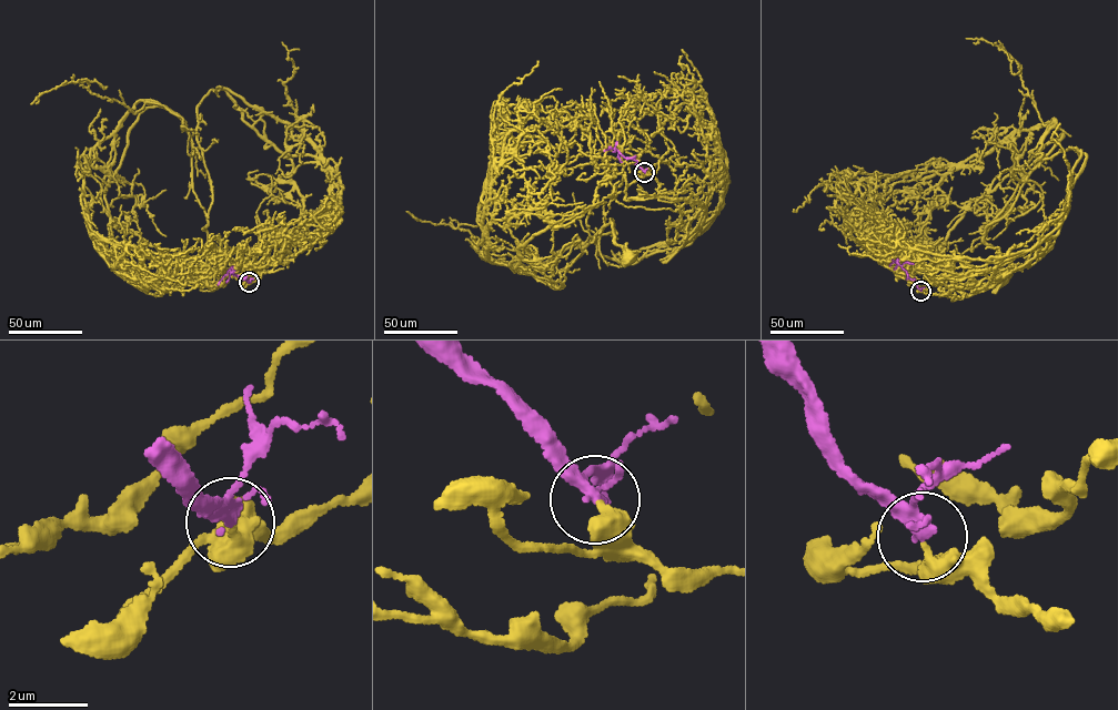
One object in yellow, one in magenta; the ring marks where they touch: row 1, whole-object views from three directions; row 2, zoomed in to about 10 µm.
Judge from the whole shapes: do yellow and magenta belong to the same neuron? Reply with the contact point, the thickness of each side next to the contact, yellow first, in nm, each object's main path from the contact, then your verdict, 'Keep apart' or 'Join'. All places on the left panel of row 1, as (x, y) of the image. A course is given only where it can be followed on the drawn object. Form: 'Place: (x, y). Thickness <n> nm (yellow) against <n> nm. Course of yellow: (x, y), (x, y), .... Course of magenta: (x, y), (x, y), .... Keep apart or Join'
Place: (249, 282). Thickness 400 nm (yellow) against 240 nm. Course of yellow: (249, 282), (294, 234), (303, 198), (291, 160), (222, 89), (197, 109), (213, 194), (208, 253). Course of magenta: (249, 283), (245, 275), (237, 275), (230, 270), (218, 285). Keep apart

